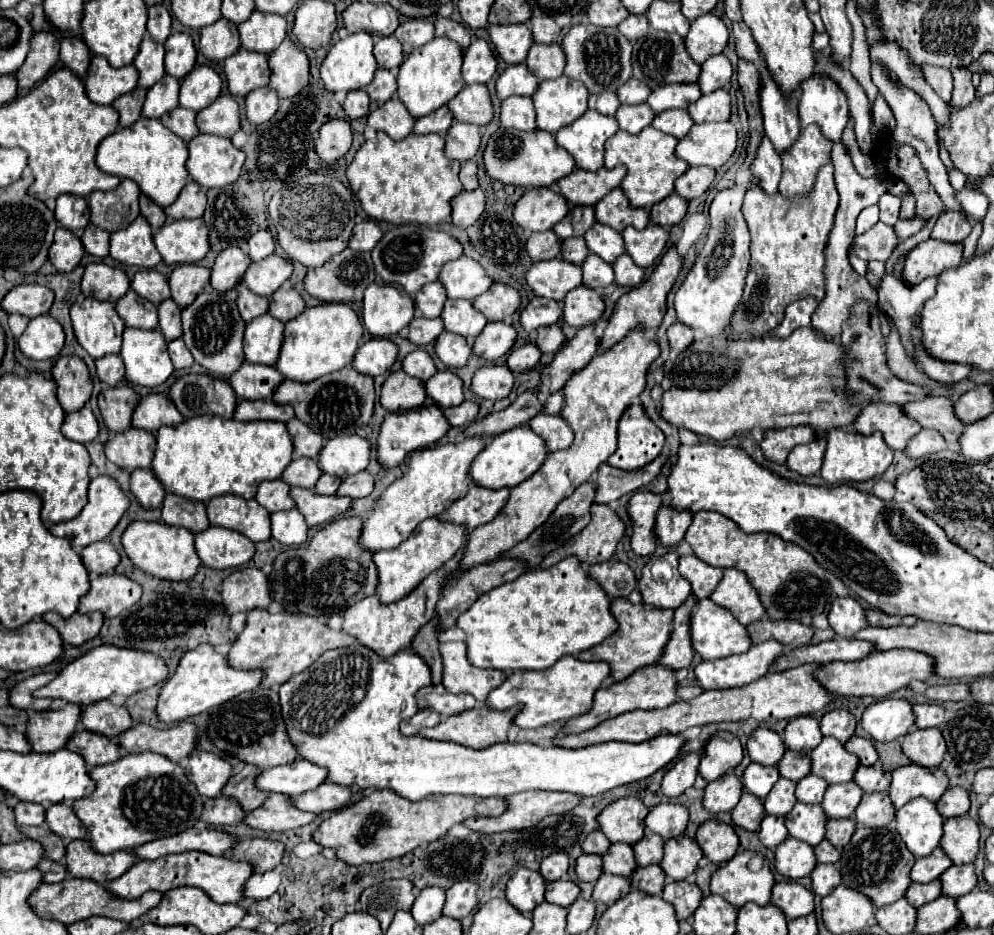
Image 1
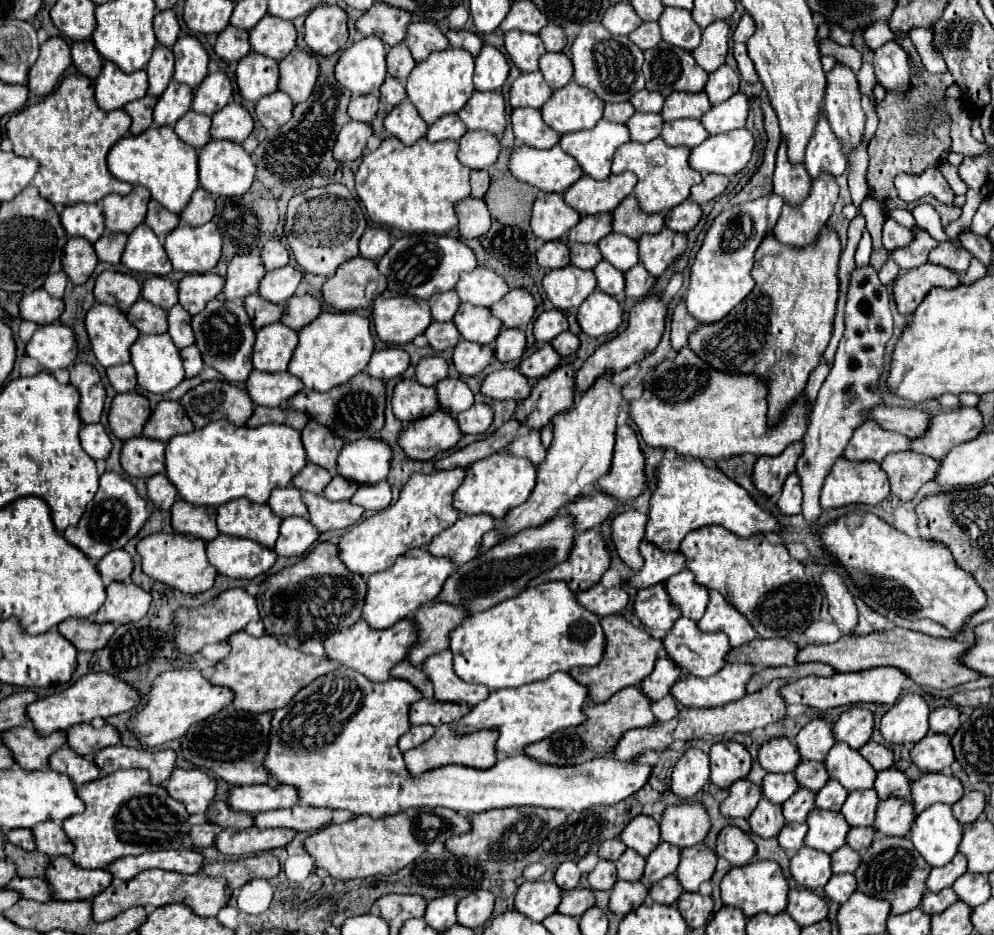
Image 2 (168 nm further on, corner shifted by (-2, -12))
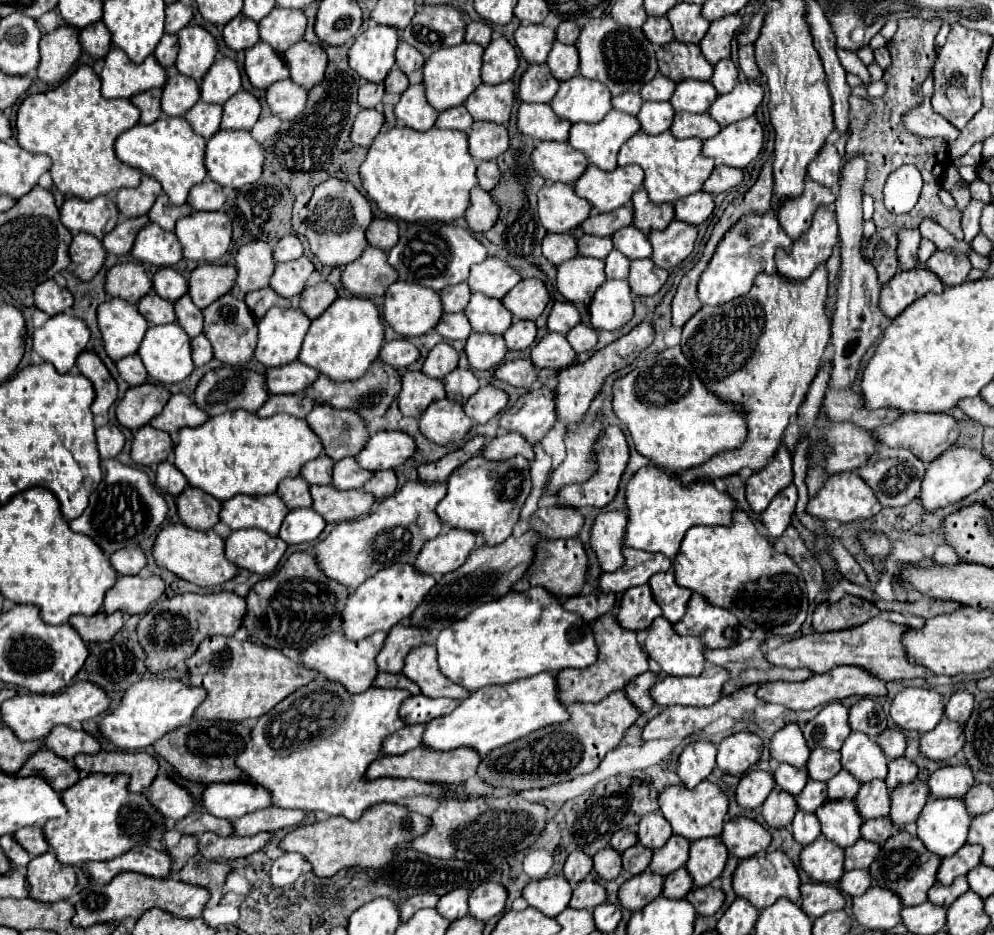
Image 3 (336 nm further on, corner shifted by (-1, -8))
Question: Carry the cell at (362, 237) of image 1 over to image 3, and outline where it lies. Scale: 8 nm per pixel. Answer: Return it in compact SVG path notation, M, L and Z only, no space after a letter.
M375 218L367 228L367 242L373 248L391 250L399 240L399 228L391 218Z

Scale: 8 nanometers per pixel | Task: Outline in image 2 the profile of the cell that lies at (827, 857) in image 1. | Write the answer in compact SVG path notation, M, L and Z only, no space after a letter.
M844 846L840 850L836 850L832 854L832 872L834 874L844 874L844 872L856 872L856 868L860 866L860 852Z

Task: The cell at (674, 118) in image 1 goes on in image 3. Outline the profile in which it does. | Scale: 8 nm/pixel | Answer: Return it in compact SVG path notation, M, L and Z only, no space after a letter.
M677 112L669 130L679 140L683 138L707 140L707 138L713 138L721 130L721 126L715 120L711 120L709 114L691 116L689 112Z

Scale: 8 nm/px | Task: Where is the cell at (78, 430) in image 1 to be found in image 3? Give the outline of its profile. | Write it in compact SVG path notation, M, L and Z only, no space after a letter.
M113 424L99 426L99 428L95 430L95 436L97 436L97 448L99 448L99 454L101 454L103 460L115 458L115 456L121 452L123 444L125 444L123 432L121 432L117 426L113 426Z

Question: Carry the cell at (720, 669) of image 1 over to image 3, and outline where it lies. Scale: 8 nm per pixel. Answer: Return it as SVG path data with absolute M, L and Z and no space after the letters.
M707 666L701 676L665 676L653 688L651 696L659 706L711 706L723 696L723 684L729 672L719 666Z

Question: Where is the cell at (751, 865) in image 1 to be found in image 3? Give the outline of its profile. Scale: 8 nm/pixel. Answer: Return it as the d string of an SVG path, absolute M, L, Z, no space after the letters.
M781 850L763 852L741 860L735 874L733 874L733 890L739 898L749 900L757 910L771 906L777 898L789 898L791 902L799 902L799 874L789 856Z

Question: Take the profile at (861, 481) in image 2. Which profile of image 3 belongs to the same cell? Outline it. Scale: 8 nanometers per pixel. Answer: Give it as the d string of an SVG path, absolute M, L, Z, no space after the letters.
M837 472L831 474L825 482L825 488L807 504L807 512L819 520L837 520L837 522L853 522L857 518L871 518L875 516L883 506L879 500L875 500L875 492L859 480L857 472Z

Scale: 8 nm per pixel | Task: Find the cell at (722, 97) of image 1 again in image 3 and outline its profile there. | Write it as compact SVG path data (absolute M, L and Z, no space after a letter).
M743 80L743 82L737 82L729 94L719 96L707 112L719 126L725 128L733 122L753 116L761 100L763 100L763 88L753 80L749 82Z

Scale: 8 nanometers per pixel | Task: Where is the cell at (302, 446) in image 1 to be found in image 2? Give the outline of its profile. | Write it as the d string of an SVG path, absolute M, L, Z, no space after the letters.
M310 420L302 430L302 442L312 464L318 464L330 472L336 468L336 458L344 446L340 436L334 436L324 424Z

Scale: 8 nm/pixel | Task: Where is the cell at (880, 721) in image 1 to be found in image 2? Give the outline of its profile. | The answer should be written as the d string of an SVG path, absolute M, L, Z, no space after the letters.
M906 694L882 718L880 732L890 744L918 742L928 734L930 706L920 694Z

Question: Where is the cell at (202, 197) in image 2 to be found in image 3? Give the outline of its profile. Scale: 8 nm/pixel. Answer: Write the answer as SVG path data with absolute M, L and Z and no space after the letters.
M205 178L201 184L191 188L189 198L187 198L187 204L195 212L219 210L223 206L223 202L225 202L223 188L219 184L215 184L211 178Z

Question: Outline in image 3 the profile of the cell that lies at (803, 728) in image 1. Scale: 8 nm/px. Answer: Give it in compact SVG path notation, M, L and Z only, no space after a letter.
M833 702L821 708L819 714L813 720L809 720L803 728L809 750L815 750L815 748L839 750L843 740L851 732L847 724L847 712L849 710L841 702Z

